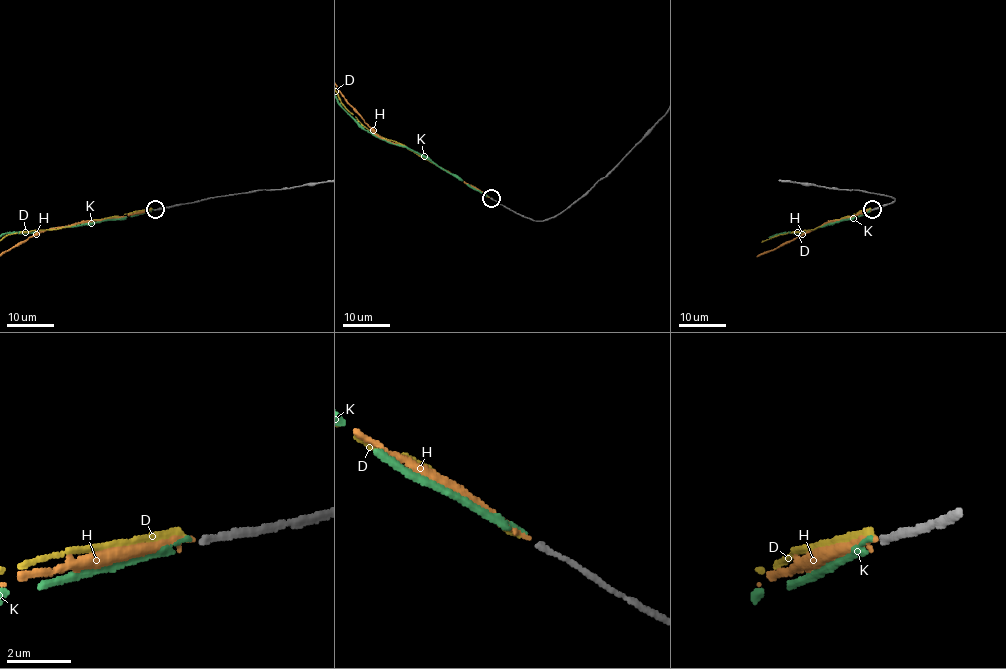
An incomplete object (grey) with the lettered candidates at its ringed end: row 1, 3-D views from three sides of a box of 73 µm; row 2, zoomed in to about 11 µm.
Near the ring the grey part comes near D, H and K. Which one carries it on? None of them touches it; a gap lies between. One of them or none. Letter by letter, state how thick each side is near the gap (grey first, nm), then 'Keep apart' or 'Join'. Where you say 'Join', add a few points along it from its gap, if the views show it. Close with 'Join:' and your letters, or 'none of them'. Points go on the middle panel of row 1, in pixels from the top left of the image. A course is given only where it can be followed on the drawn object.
D: Thickness 190 nm (grey) against 280 nm. Keep apart
H: Thickness 190 nm (grey) against 140 nm. Keep apart
K: Thickness 190 nm (grey) against 120 nm. Join
Join: K

